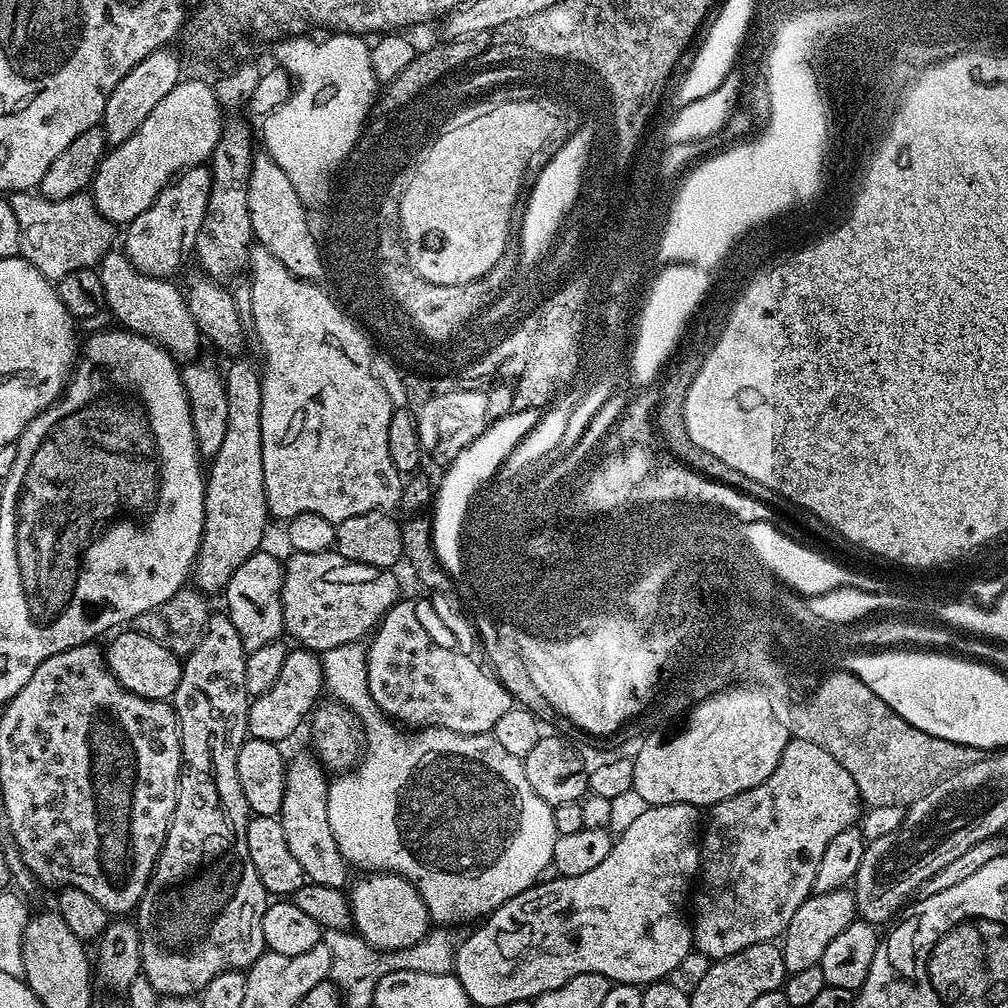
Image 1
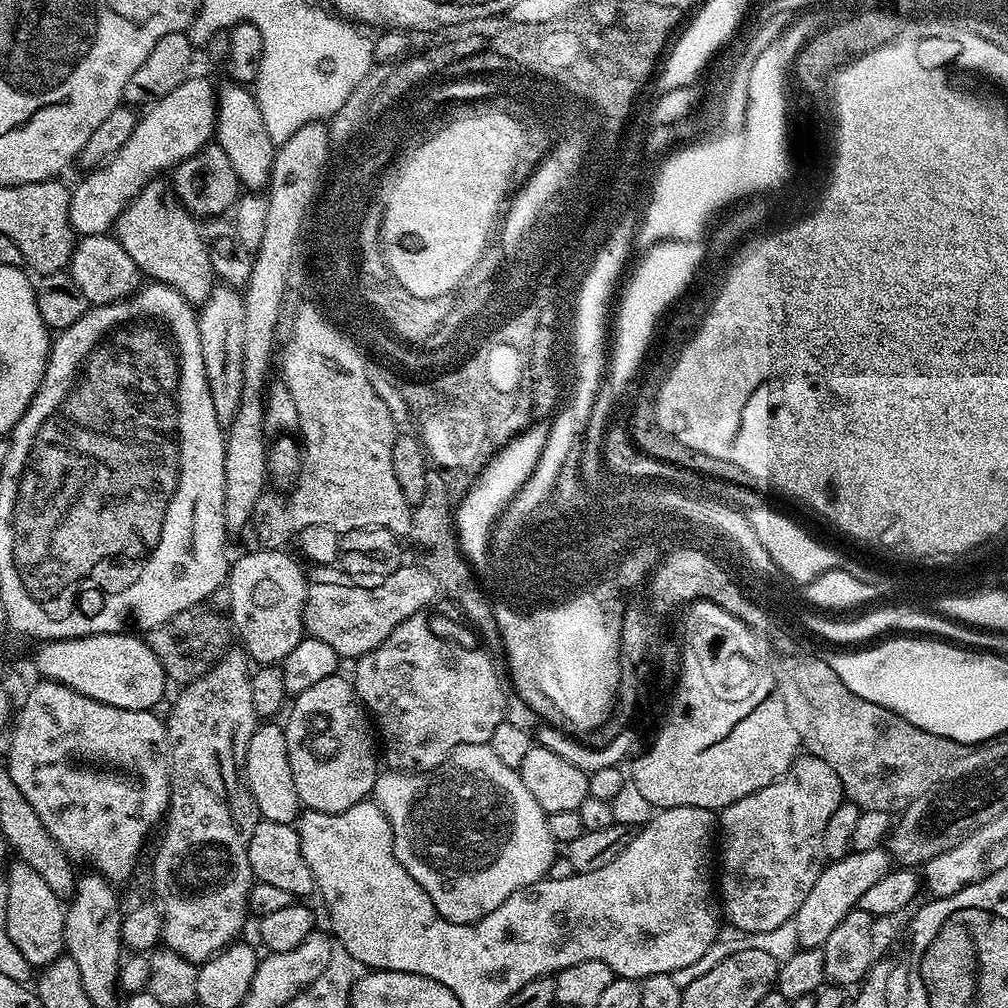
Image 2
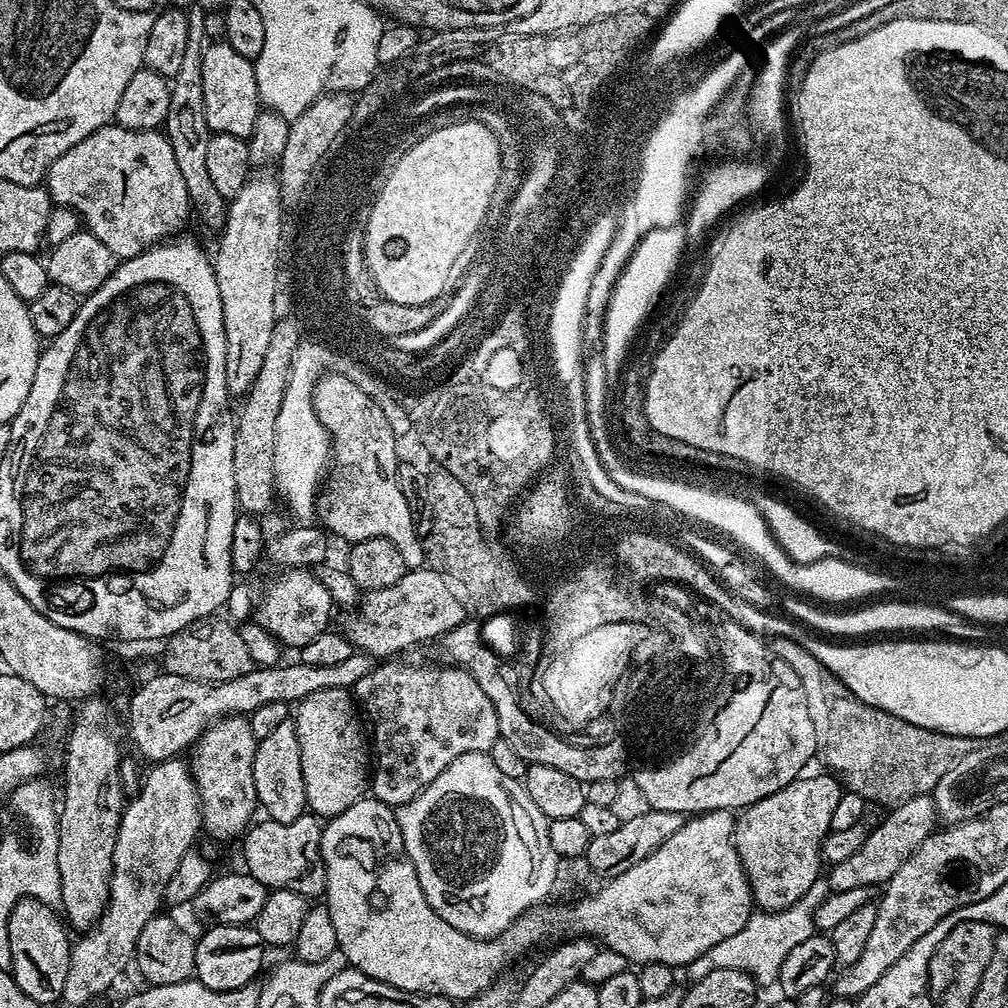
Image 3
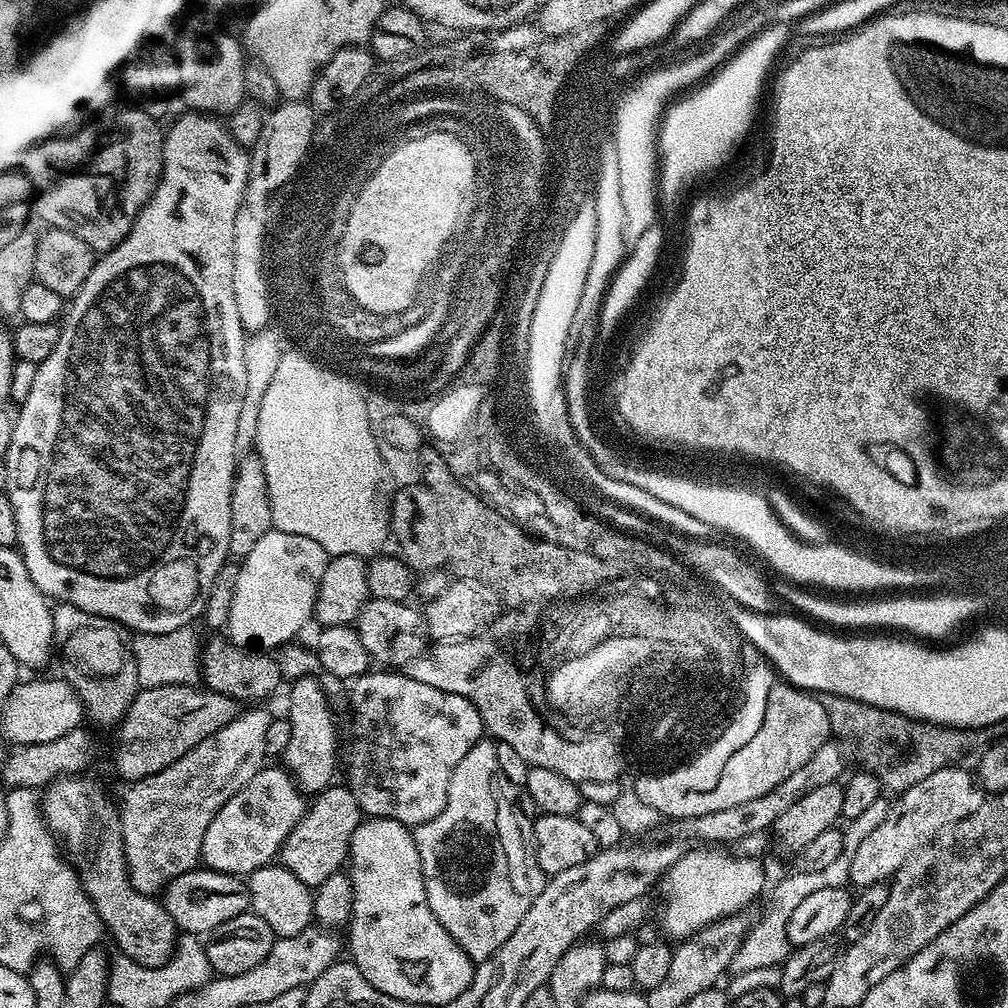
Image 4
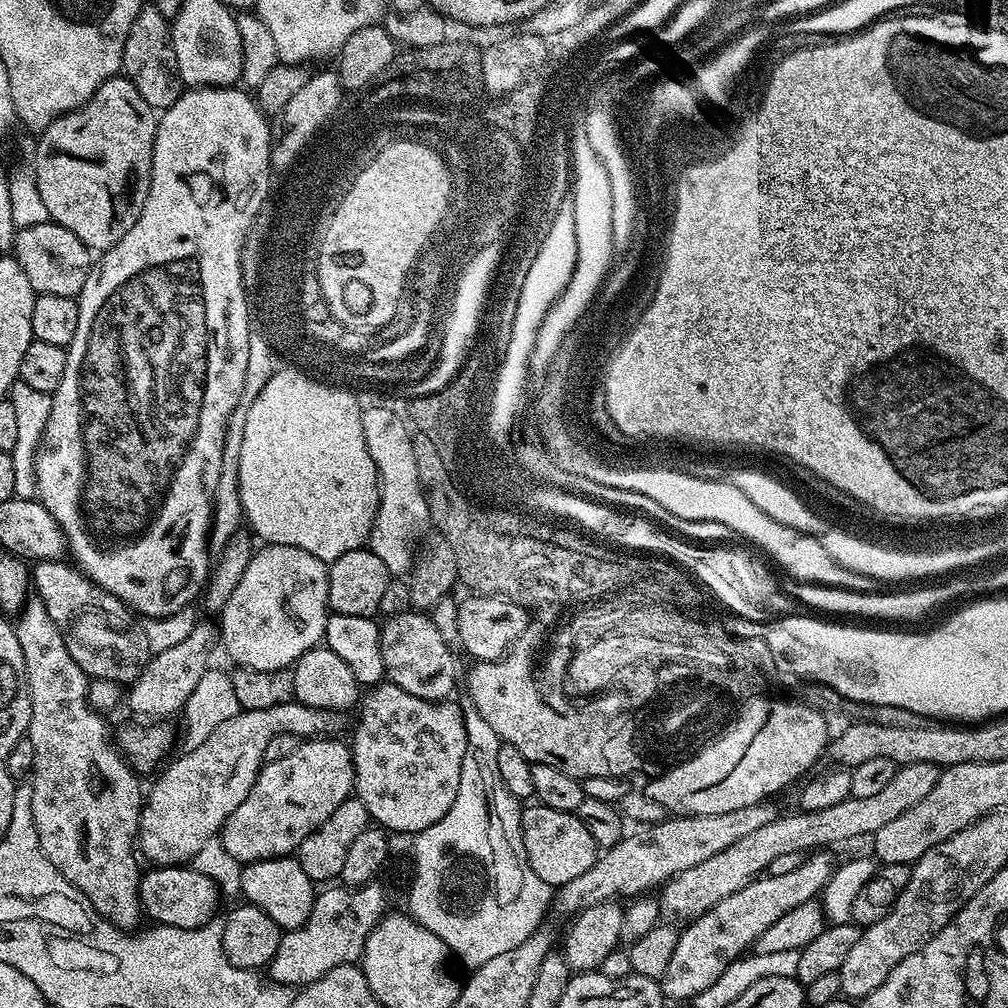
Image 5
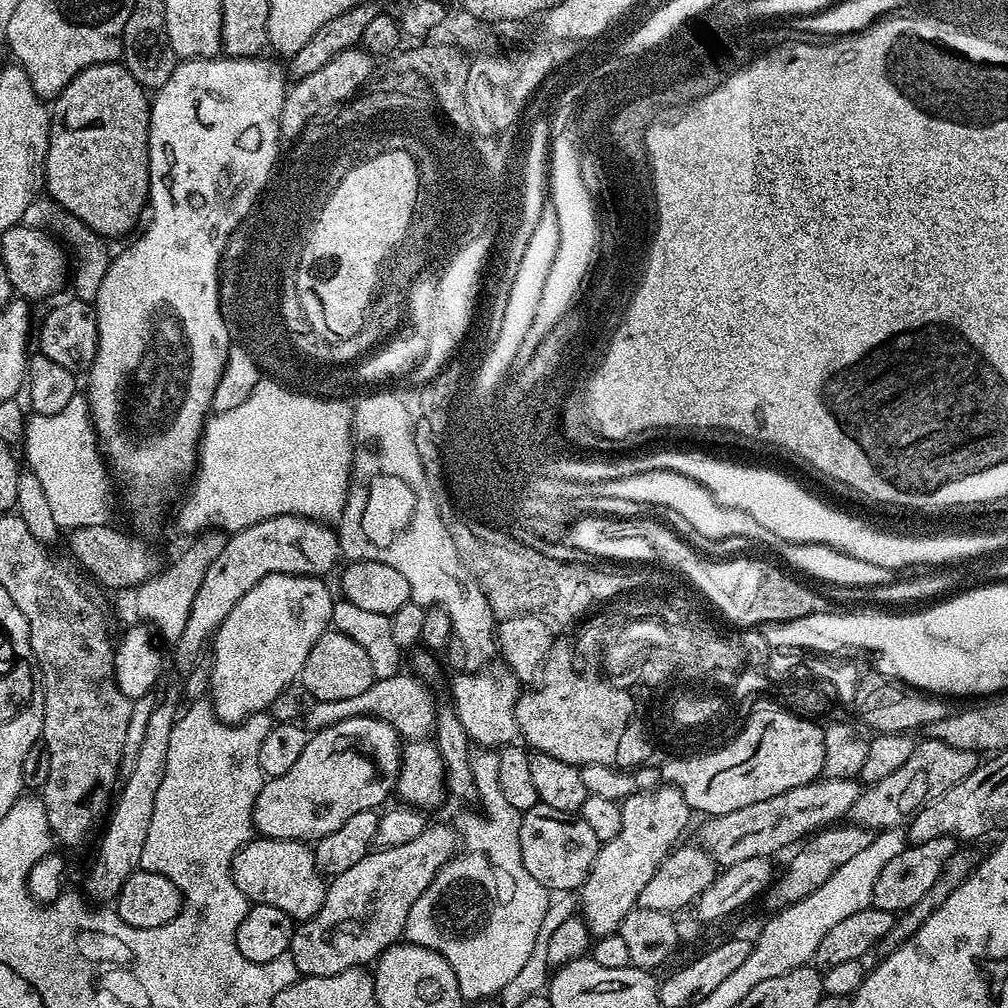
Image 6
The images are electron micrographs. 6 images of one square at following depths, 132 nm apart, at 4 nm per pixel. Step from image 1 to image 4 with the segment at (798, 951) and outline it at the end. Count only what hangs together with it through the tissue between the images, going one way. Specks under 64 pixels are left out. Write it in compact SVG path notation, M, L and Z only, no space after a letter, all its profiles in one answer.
M953 766L934 770L930 778L922 778L918 786L899 793L891 801L886 822L881 822L866 839L858 845L858 850L850 856L850 881L857 889L891 881L896 871L922 846L926 846L935 836L949 828L957 820L966 818L978 810L986 799L975 775L964 766Z

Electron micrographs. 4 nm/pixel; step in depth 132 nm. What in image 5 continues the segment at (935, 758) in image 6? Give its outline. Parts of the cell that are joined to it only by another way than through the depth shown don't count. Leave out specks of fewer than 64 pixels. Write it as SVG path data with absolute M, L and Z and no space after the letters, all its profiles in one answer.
M906 764L897 767L892 781L879 794L873 794L870 798L849 796L834 806L826 806L826 810L793 810L789 816L777 815L767 820L758 826L758 830L746 834L746 838L738 838L734 846L718 850L714 858L706 858L706 862L698 862L698 866L682 870L663 885L658 892L661 921L673 926L693 924L698 917L706 914L706 910L718 906L722 898L730 898L730 894L742 890L742 886L759 880L767 873L770 862L782 854L811 854L817 850L832 850L835 844L844 844L859 836L875 836L878 830L882 830L882 826L886 826L886 822L898 818L898 814L906 814L910 806L918 806L918 802L922 802L922 798L934 790L934 782L938 782L940 774L941 769L935 764Z

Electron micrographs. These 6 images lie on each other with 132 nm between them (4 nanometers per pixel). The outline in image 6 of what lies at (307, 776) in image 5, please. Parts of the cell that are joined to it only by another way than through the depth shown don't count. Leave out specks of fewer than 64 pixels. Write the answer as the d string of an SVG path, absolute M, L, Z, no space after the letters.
M355 716L354 718L346 718L342 722L338 722L329 728L313 731L306 742L306 750L302 750L298 762L294 762L294 766L290 766L290 770L286 770L286 774L265 779L262 790L254 802L254 810L252 811L253 829L255 829L261 837L269 840L302 840L305 842L315 842L326 834L334 834L334 830L338 830L338 826L342 826L342 822L347 822L349 818L354 818L354 814L362 814L363 812L371 812L379 809L381 805L385 803L383 800L386 799L388 795L390 797L393 795L396 779L400 773L401 751L402 737L400 733L397 732L392 725L386 723L384 720L380 720L377 716Z

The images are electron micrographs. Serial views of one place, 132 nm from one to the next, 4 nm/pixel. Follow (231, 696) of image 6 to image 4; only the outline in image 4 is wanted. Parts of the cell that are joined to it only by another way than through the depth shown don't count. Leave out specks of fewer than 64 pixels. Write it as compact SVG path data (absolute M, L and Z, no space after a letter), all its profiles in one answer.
M273 528L239 561L238 587L230 605L227 639L244 649L279 650L291 644L316 610L316 595L330 557L318 542Z

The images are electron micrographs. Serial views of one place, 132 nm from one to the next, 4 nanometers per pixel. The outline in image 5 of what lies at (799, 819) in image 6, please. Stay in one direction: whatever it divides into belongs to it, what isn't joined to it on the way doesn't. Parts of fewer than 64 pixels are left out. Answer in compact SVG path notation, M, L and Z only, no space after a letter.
M767 803L746 806L742 810L730 810L726 814L706 814L705 816L678 816L673 815L671 818L665 818L657 824L647 825L643 830L636 830L633 834L625 835L607 850L601 851L596 857L594 866L586 870L586 874L578 874L574 882L566 882L559 885L555 893L554 900L564 912L575 914L584 908L589 908L595 904L607 904L617 899L616 895L628 896L635 898L659 889L668 883L673 876L677 876L682 870L690 870L690 866L698 866L698 862L706 862L706 858L714 858L718 850L726 850L726 846L734 846L738 838L746 838L753 830L758 830L767 820L773 819L774 812L768 809Z

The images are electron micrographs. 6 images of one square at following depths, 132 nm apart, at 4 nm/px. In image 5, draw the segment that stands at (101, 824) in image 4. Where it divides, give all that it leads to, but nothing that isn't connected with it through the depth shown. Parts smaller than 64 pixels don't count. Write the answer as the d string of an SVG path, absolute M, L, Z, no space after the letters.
M39 598L29 599L24 607L20 609L18 619L20 619L20 621L15 621L14 627L16 630L16 637L18 638L18 646L22 646L22 658L26 662L28 689L30 690L30 702L32 703L32 717L28 723L26 739L30 742L30 746L34 746L34 766L32 767L30 783L32 786L34 826L38 830L40 849L46 854L46 858L49 862L59 870L62 874L62 878L66 878L66 882L70 882L88 899L90 906L94 906L94 910L103 920L108 920L114 926L118 926L125 930L139 929L141 927L140 918L142 919L139 898L139 884L142 868L139 868L139 866L136 865L138 856L134 851L134 837L140 830L140 809L142 807L142 788L140 792L141 777L133 772L131 764L121 756L120 750L116 747L110 732L108 736L108 724L104 721L107 719L105 719L101 713L95 712L94 709L92 709L92 705L88 703L87 698L90 687L90 677L84 673L82 666L78 666L78 662L74 662L74 658L70 658L70 650L66 650L66 642L62 638L58 626L54 626L50 614L46 612L46 606L43 601Z

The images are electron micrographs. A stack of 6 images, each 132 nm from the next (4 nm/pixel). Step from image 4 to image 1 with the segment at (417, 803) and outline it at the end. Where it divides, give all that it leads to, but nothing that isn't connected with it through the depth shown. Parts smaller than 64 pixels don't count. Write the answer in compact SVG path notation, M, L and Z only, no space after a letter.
M412 598L397 600L367 641L366 674L373 705L389 720L412 730L445 728L467 736L491 733L494 722L514 707L512 695L479 659L432 642L414 614L415 604Z

